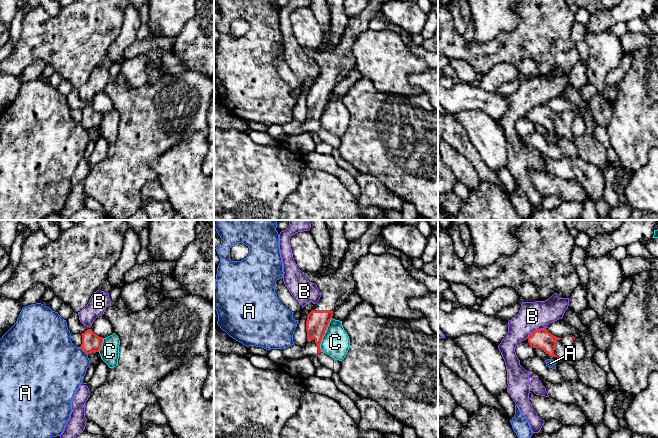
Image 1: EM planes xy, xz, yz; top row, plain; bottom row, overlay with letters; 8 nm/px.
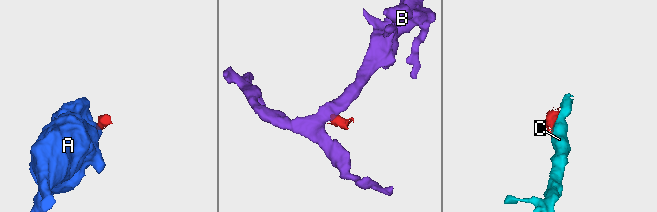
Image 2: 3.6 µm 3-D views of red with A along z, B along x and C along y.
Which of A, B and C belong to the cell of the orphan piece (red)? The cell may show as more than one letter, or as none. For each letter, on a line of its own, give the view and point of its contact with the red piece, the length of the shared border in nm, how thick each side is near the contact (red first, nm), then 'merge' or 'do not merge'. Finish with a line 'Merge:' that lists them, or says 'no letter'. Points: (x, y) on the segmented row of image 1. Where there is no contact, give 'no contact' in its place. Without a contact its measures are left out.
A: contact xy (83, 350); length 100 nm; calibres 150 and 460 nm; do not merge
B: contact yz (536, 330); length 170 nm; calibres 160 and 240 nm; do not merge
C: contact xz (323, 335); length 280 nm; calibres 180 and 220 nm; do not merge
Merge: no letter

